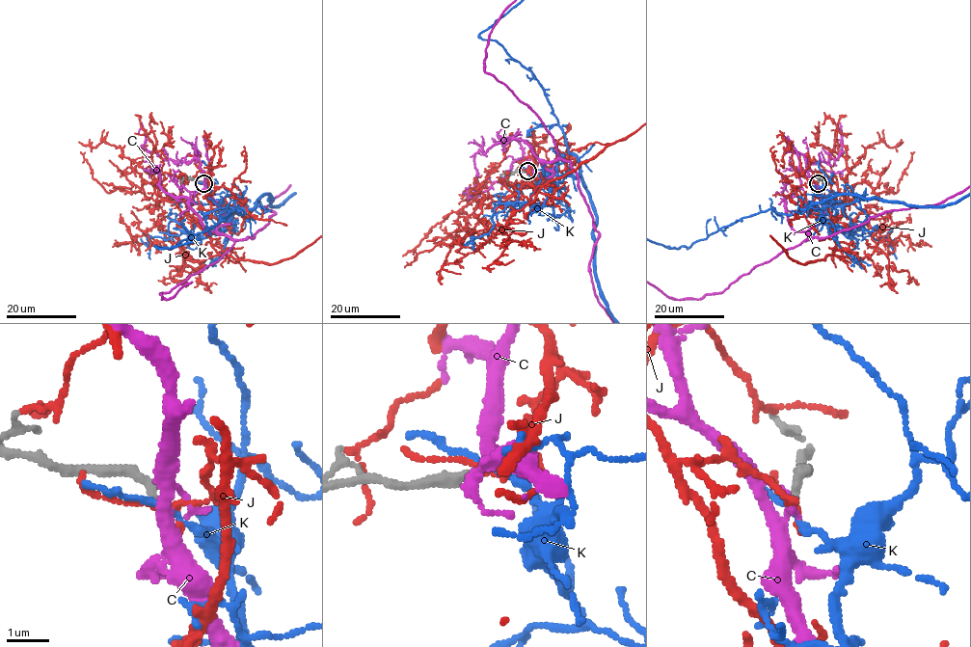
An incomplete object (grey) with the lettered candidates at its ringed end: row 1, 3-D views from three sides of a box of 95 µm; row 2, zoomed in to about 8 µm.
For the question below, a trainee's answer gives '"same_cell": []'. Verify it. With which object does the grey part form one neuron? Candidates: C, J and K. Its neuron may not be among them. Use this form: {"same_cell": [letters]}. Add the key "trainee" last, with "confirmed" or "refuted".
{"same_cell": ["C"], "trainee": "refuted"}

